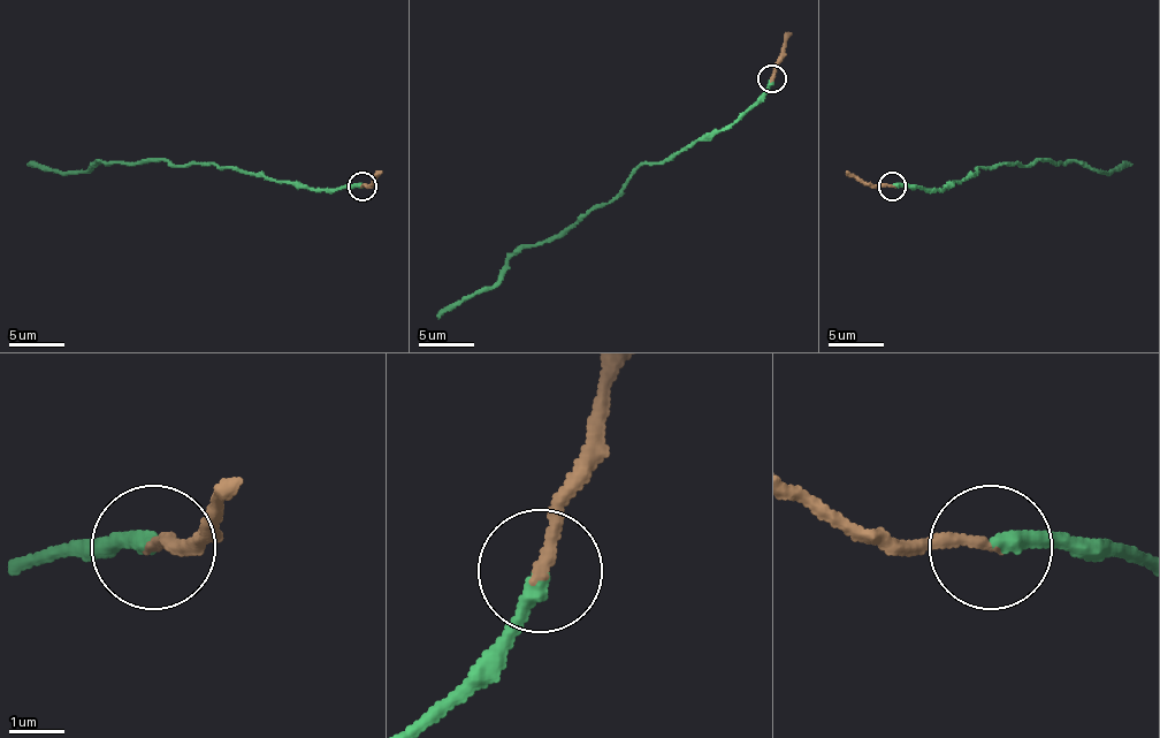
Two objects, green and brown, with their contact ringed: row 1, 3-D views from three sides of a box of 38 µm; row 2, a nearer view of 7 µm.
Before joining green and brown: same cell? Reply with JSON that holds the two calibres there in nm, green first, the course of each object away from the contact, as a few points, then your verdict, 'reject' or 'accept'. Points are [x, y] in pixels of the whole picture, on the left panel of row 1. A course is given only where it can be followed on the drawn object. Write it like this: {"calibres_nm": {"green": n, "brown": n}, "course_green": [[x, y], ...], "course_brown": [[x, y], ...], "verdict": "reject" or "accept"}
{"calibres_nm": {"green": 320, "brown": 220}, "course_green": [[361, 187], [295, 187], [230, 167], [152, 159], [93, 161], [66, 173], [27, 165]], "course_brown": [[361, 187], [367, 187], [381, 170]], "verdict": "accept"}

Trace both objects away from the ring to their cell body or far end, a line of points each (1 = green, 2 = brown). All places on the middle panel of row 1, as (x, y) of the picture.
1: (771, 78), (729, 126), (640, 167), (607, 204), (523, 245), (489, 287), (436, 316)
2: (771, 78), (791, 33)

